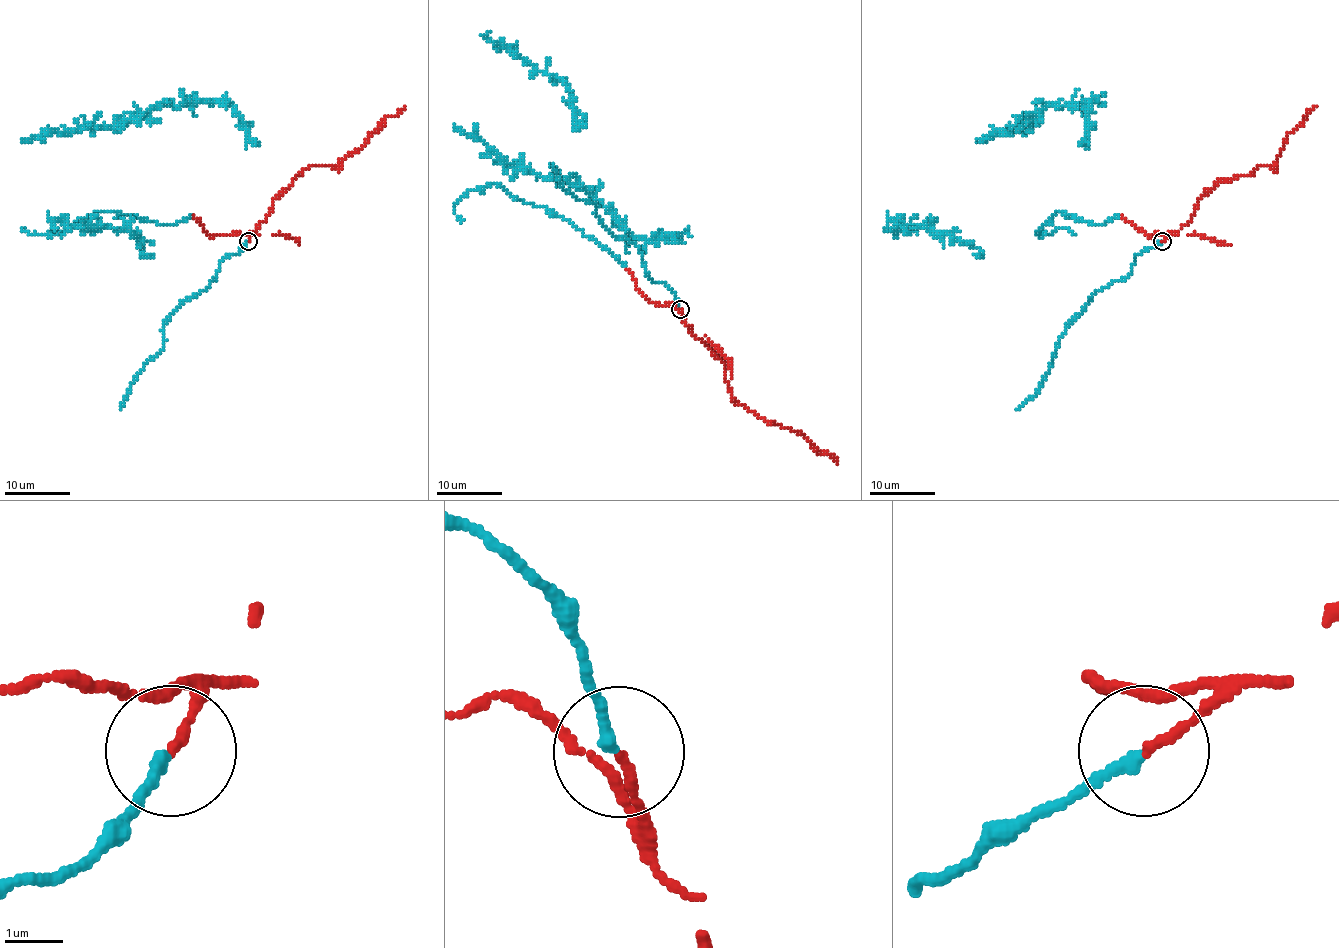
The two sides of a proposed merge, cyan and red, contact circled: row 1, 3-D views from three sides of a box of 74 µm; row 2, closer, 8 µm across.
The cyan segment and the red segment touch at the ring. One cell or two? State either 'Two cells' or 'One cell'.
One cell

